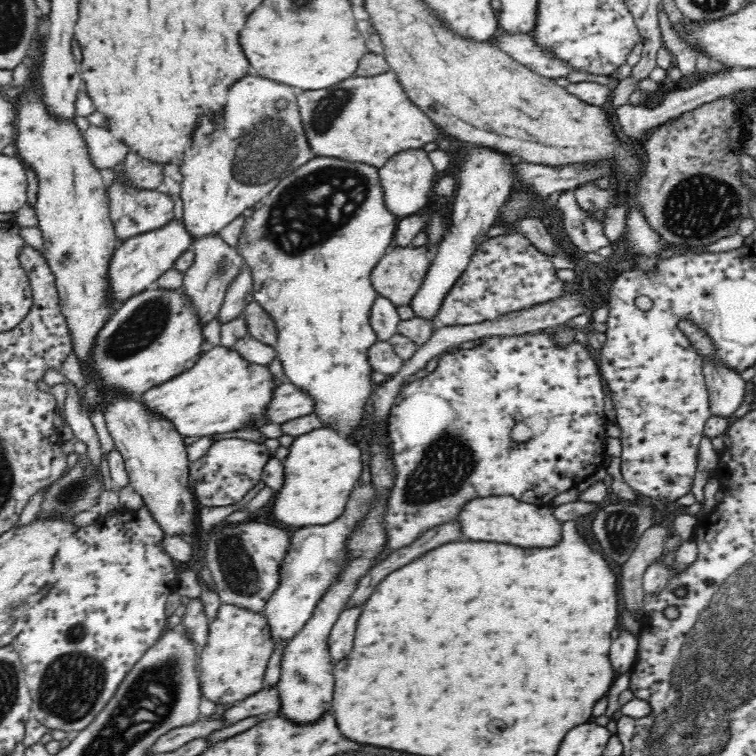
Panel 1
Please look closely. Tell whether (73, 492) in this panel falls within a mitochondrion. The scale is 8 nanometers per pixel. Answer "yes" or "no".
yes

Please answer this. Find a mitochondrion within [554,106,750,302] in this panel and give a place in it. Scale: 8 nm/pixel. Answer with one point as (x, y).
(701, 206)

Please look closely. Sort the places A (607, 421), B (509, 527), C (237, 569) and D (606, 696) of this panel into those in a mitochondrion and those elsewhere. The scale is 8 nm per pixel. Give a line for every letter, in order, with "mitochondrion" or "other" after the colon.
A: other
B: other
C: mitochondrion
D: other

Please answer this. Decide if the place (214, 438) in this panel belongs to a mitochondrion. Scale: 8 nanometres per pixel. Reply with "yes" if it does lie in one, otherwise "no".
no

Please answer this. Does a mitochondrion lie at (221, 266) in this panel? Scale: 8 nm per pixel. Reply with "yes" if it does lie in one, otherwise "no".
yes

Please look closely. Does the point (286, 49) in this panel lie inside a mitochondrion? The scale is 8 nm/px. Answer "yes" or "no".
no

